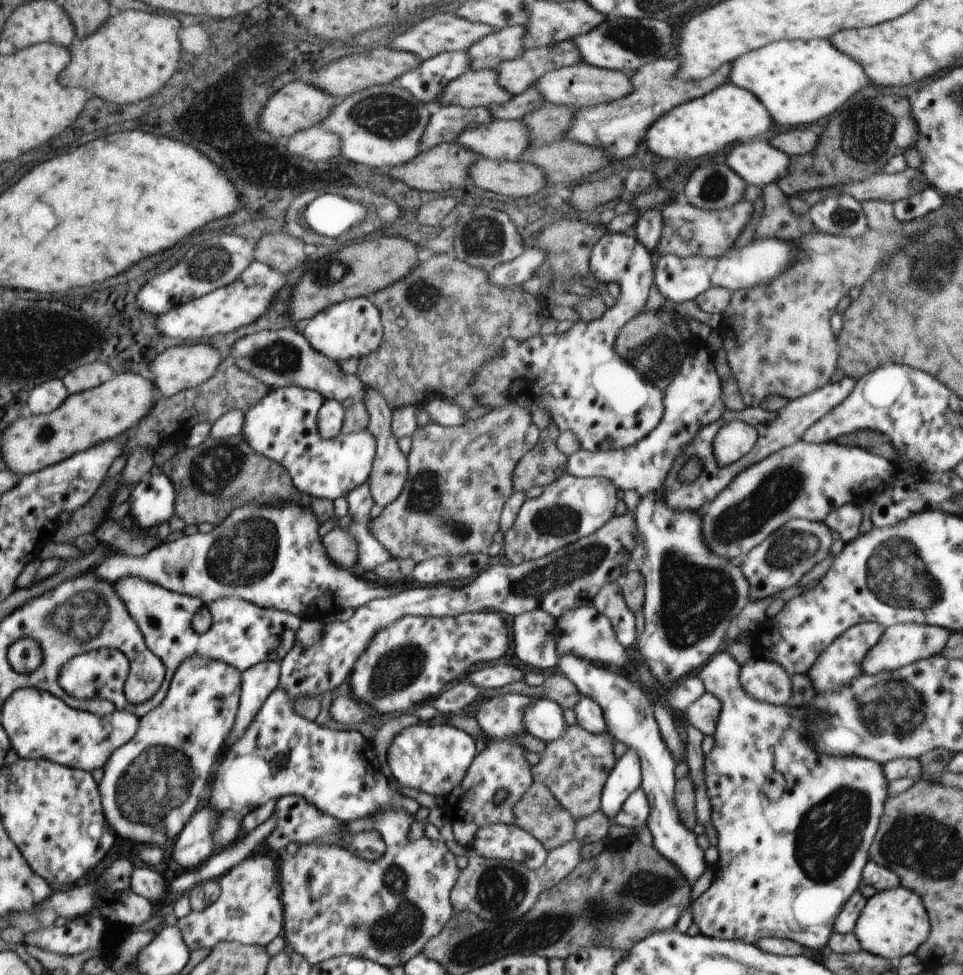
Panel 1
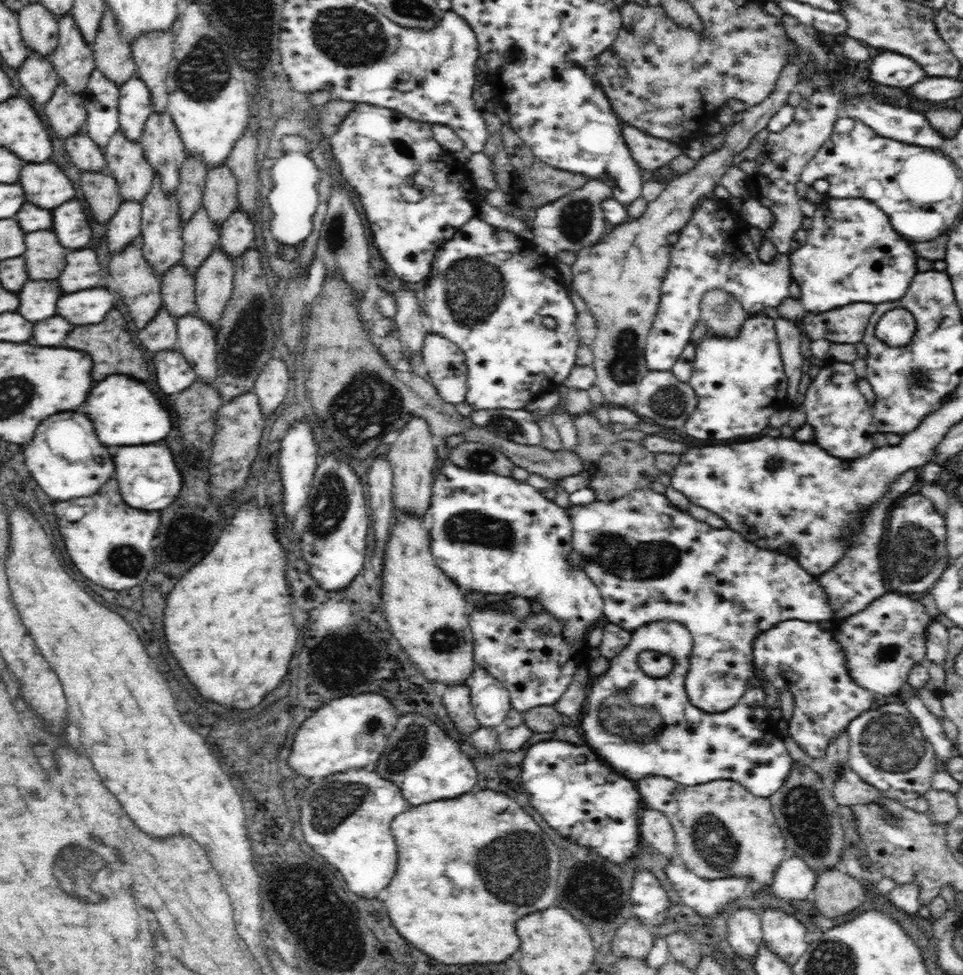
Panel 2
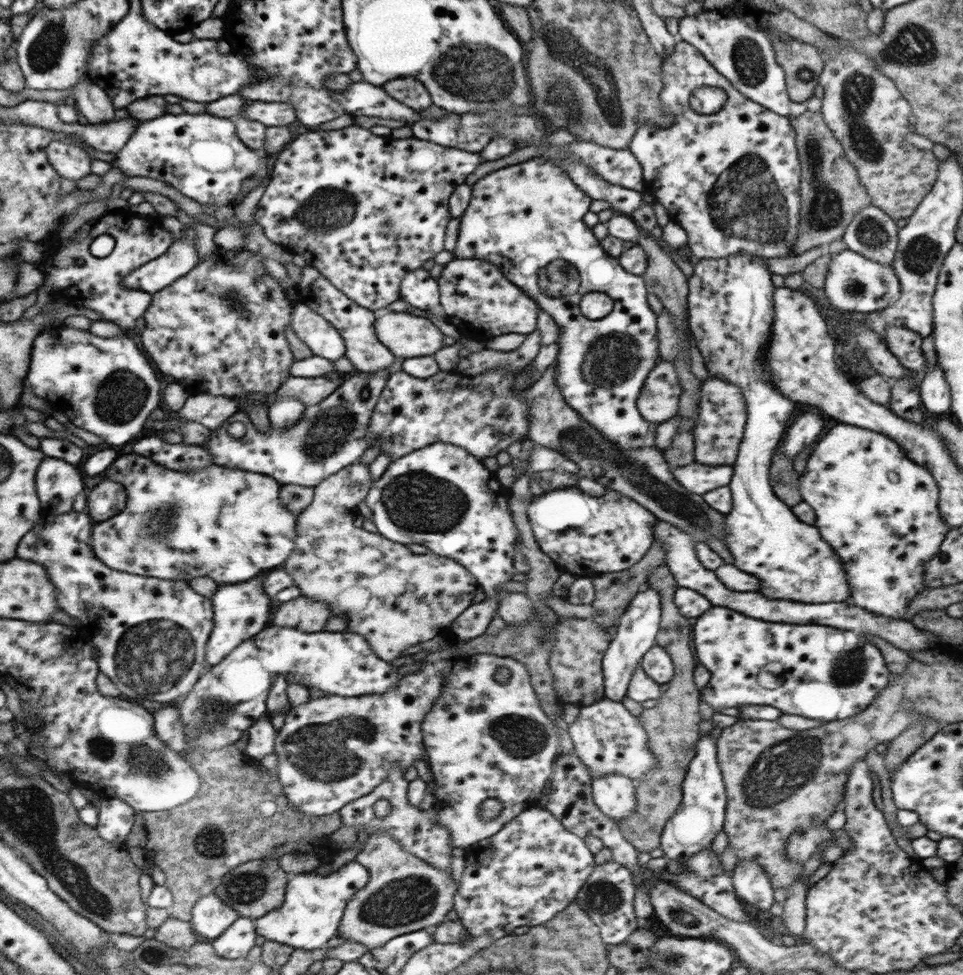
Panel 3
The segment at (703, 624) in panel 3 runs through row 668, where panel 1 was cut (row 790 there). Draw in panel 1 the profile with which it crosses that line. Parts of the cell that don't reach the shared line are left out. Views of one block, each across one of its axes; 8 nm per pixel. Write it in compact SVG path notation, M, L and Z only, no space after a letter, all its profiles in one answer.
M725 650L697 671L697 675L705 687L705 693L711 693L720 700L721 714L714 732L714 747L704 756L704 784L710 800L710 818L712 828L718 832L718 851L720 859L714 867L712 886L694 900L690 906L692 920L700 927L700 933L718 939L740 940L748 945L754 945L760 938L782 937L795 941L802 948L820 950L826 946L833 934L833 925L840 915L844 904L848 902L863 883L862 872L869 860L869 850L878 832L881 817L884 815L885 803L888 798L888 780L882 772L882 766L874 760L858 758L858 756L824 756L820 754L808 740L808 708L801 706L792 708L789 705L772 705L752 698L744 686L740 684L740 668L738 662Z

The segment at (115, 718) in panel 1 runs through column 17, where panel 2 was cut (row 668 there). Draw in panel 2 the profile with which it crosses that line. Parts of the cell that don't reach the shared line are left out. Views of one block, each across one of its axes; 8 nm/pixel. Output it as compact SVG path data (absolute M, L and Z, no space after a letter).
M640 489L629 492L622 498L604 502L596 500L586 506L571 506L567 510L572 521L572 544L574 545L574 560L583 567L584 571L591 577L592 582L600 589L603 598L603 619L607 623L618 625L628 632L638 631L648 623L656 623L662 620L672 620L680 622L692 633L694 639L693 652L691 653L690 668L685 680L685 689L687 690L689 700L696 704L698 709L708 713L718 713L728 711L732 706L739 702L739 698L744 694L748 685L761 687L761 684L755 674L753 648L754 640L762 631L772 628L775 624L785 620L805 620L806 622L828 622L828 620L838 620L838 613L835 612L831 604L831 597L820 580L804 570L800 563L789 555L765 551L758 548L754 543L750 543L743 536L740 536L730 528L714 528L707 523L700 522L682 509L676 508L664 493L657 493L652 489Z

